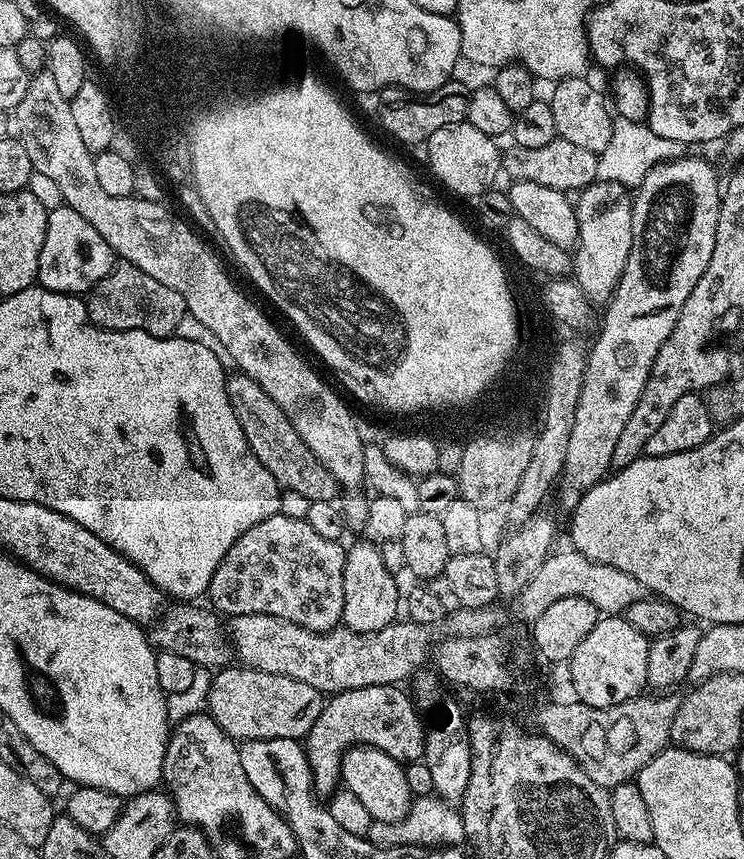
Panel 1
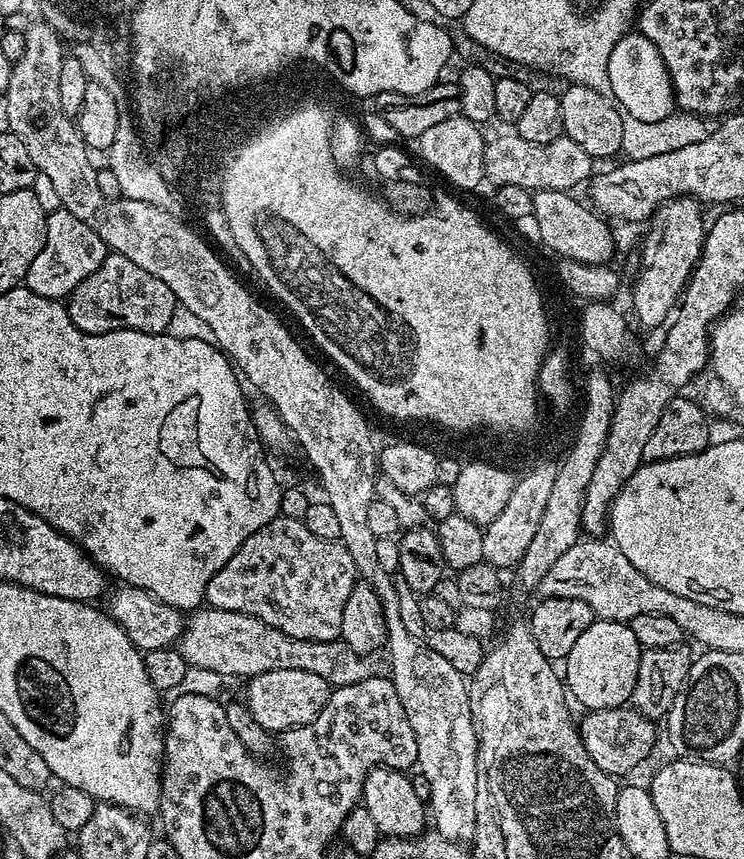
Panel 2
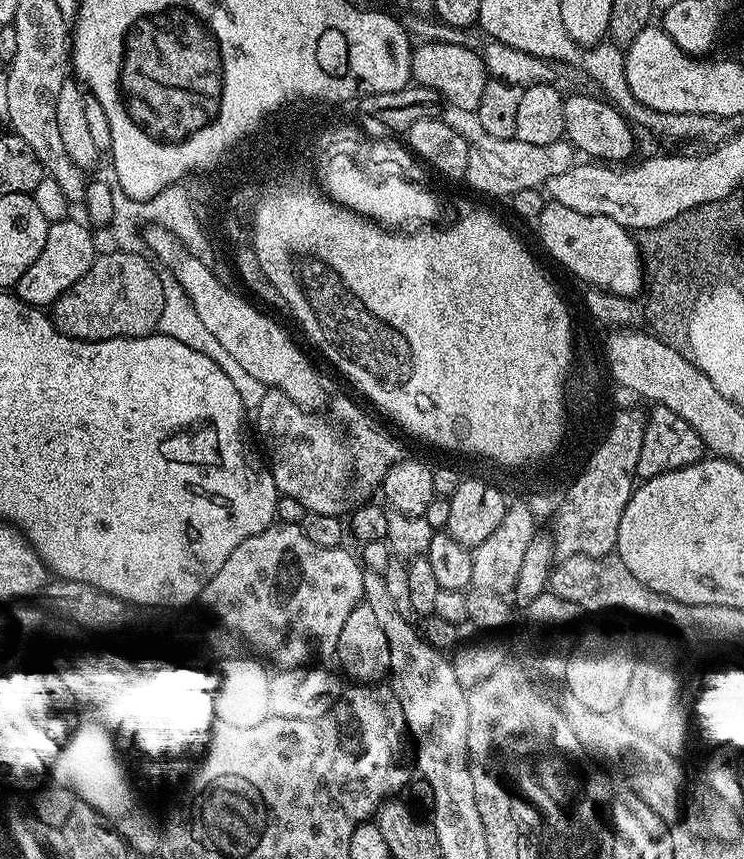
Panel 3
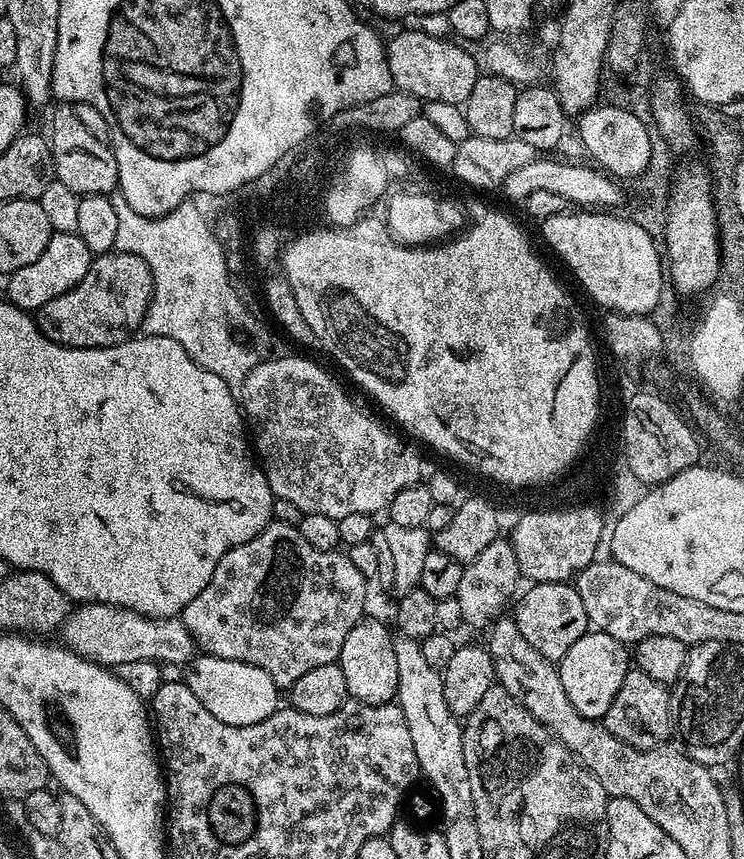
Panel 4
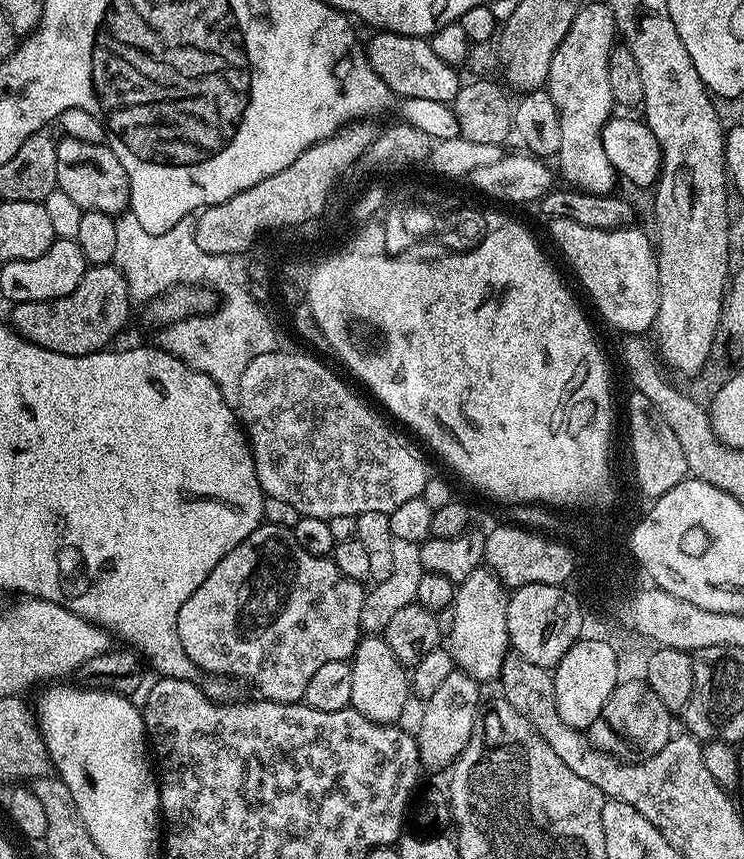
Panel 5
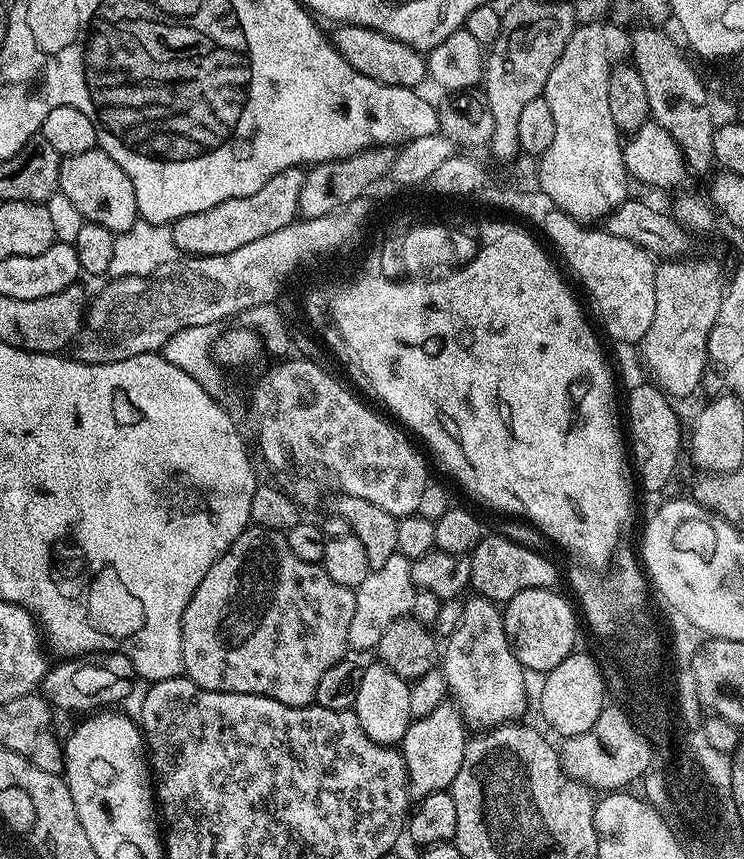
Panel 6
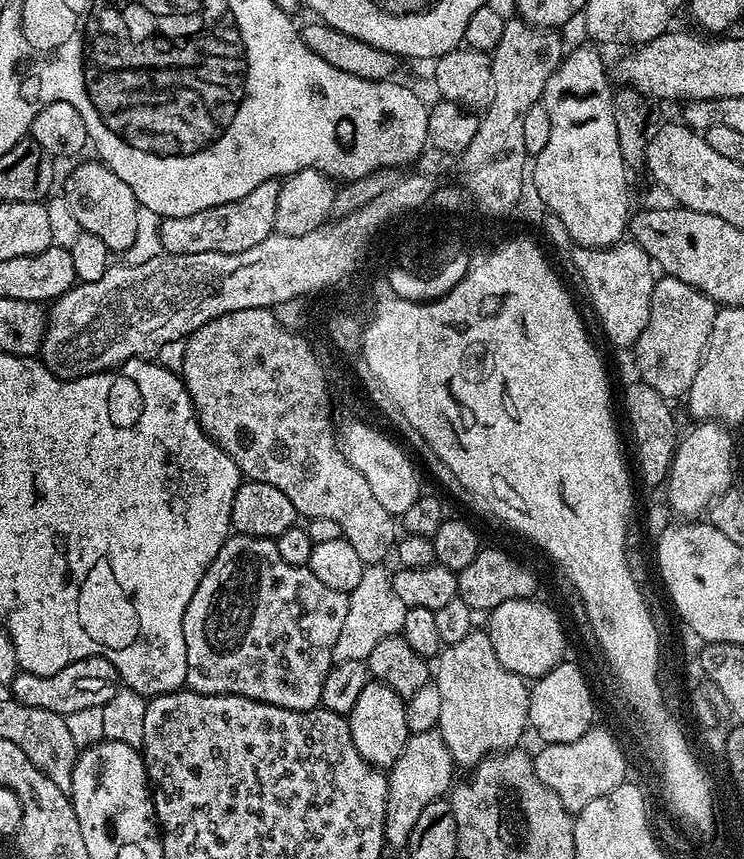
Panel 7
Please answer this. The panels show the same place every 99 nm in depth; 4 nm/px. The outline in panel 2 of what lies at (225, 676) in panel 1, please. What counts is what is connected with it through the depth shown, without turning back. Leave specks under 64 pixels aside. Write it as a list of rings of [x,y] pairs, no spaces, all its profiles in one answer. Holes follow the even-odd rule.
[[[270,670],[251,677],[247,684],[242,703],[254,722],[269,734],[289,732],[318,718],[330,691],[326,678],[318,678],[318,674],[310,674],[306,670]]]

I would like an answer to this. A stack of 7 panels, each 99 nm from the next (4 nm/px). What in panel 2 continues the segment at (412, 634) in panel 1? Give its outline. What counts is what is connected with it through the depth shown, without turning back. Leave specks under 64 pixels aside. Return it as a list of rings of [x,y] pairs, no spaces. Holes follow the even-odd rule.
[[[201,606],[187,617],[178,647],[189,666],[214,670],[214,674],[225,678],[251,678],[270,670],[306,670],[318,674],[318,678],[326,678],[332,688],[341,688],[362,682],[378,672],[367,655],[356,652],[341,639],[318,642],[290,638],[258,618],[211,606]]]

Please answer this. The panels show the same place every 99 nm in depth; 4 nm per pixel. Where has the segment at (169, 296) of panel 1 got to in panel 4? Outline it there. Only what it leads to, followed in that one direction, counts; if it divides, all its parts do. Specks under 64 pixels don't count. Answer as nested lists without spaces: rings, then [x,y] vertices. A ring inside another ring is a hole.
[[[113,250],[99,253],[93,259],[90,270],[86,270],[86,278],[78,282],[66,294],[58,294],[58,298],[46,302],[46,306],[36,309],[34,319],[39,324],[42,334],[50,338],[50,342],[58,342],[67,348],[109,348],[120,344],[123,340],[133,339],[141,331],[144,315],[152,301],[152,275],[150,266],[142,262],[136,252]]]

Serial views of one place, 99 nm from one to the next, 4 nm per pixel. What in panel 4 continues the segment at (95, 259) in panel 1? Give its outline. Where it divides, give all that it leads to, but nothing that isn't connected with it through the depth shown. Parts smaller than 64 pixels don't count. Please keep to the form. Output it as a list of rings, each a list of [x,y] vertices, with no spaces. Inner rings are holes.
[[[53,232],[50,242],[46,242],[46,250],[42,250],[30,266],[22,266],[22,270],[14,270],[7,277],[6,299],[25,312],[35,313],[36,309],[46,306],[46,302],[58,298],[58,294],[66,294],[66,290],[78,286],[78,282],[86,278],[86,270],[90,270],[93,259],[94,254],[75,232]]]

